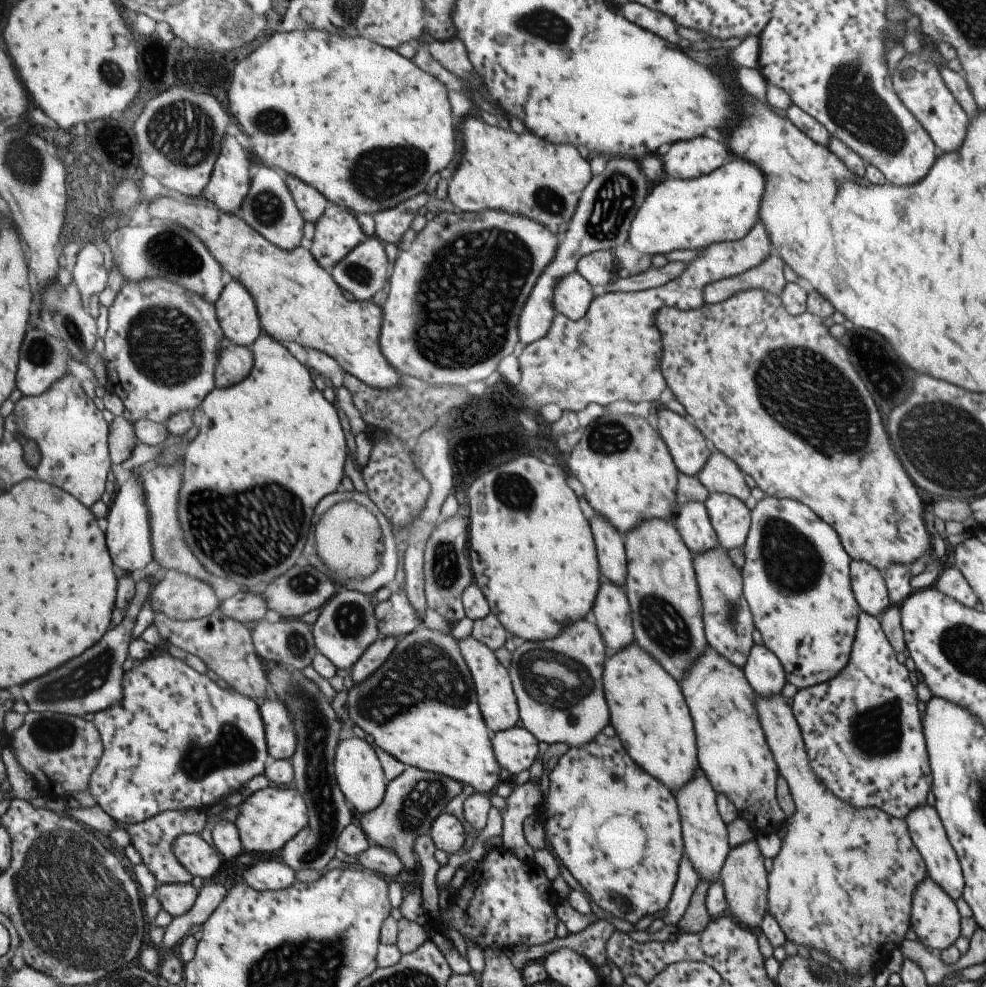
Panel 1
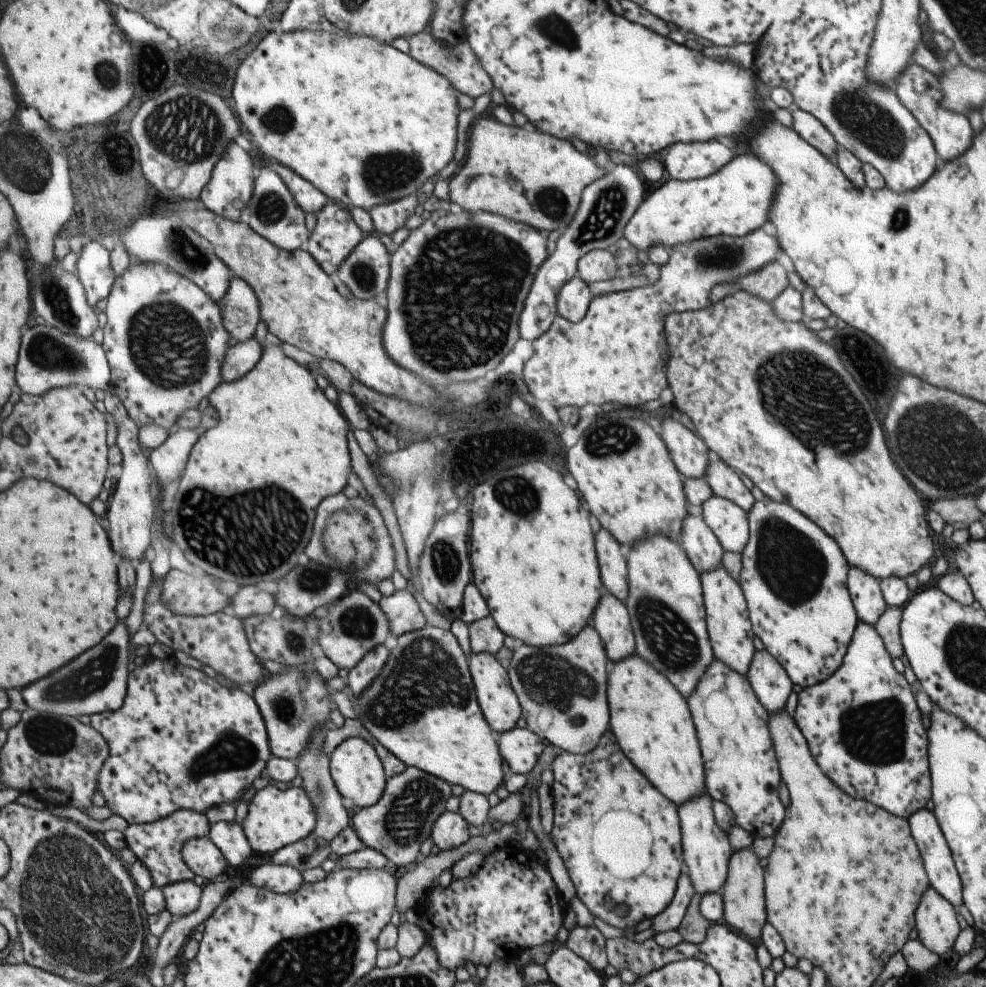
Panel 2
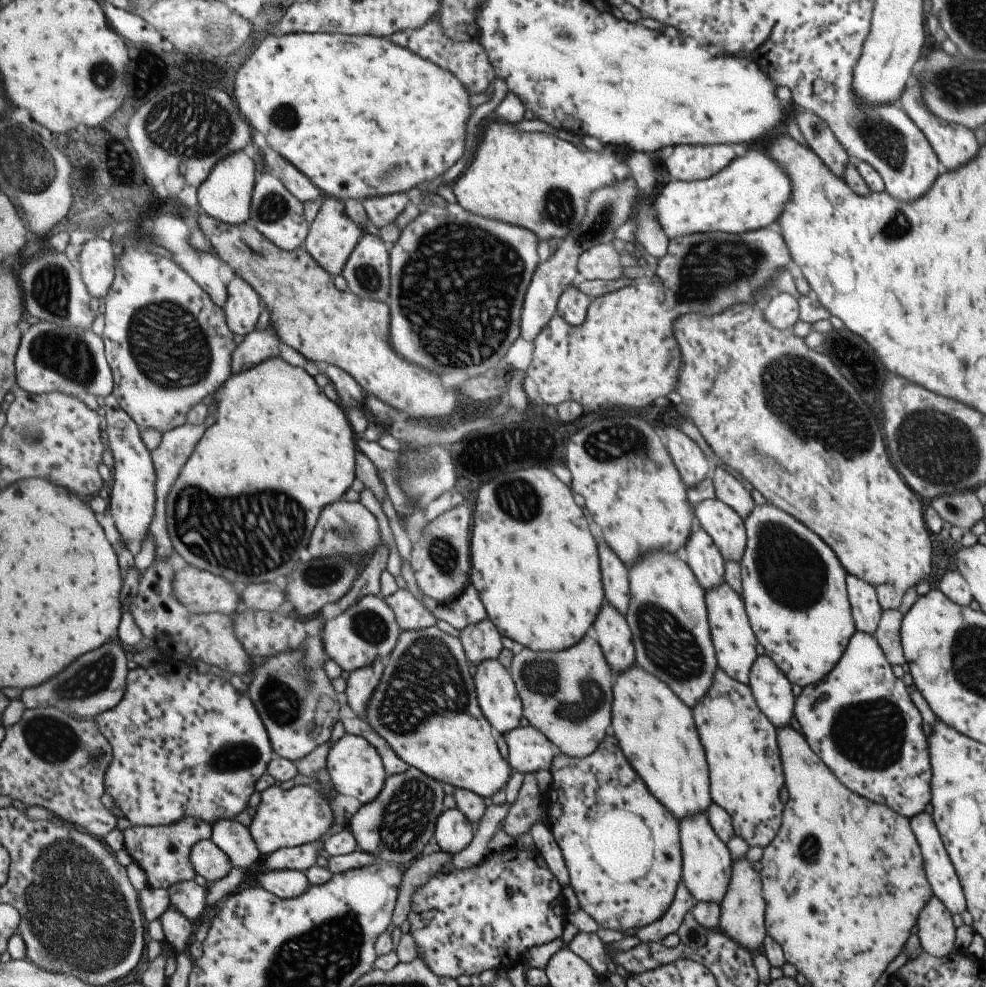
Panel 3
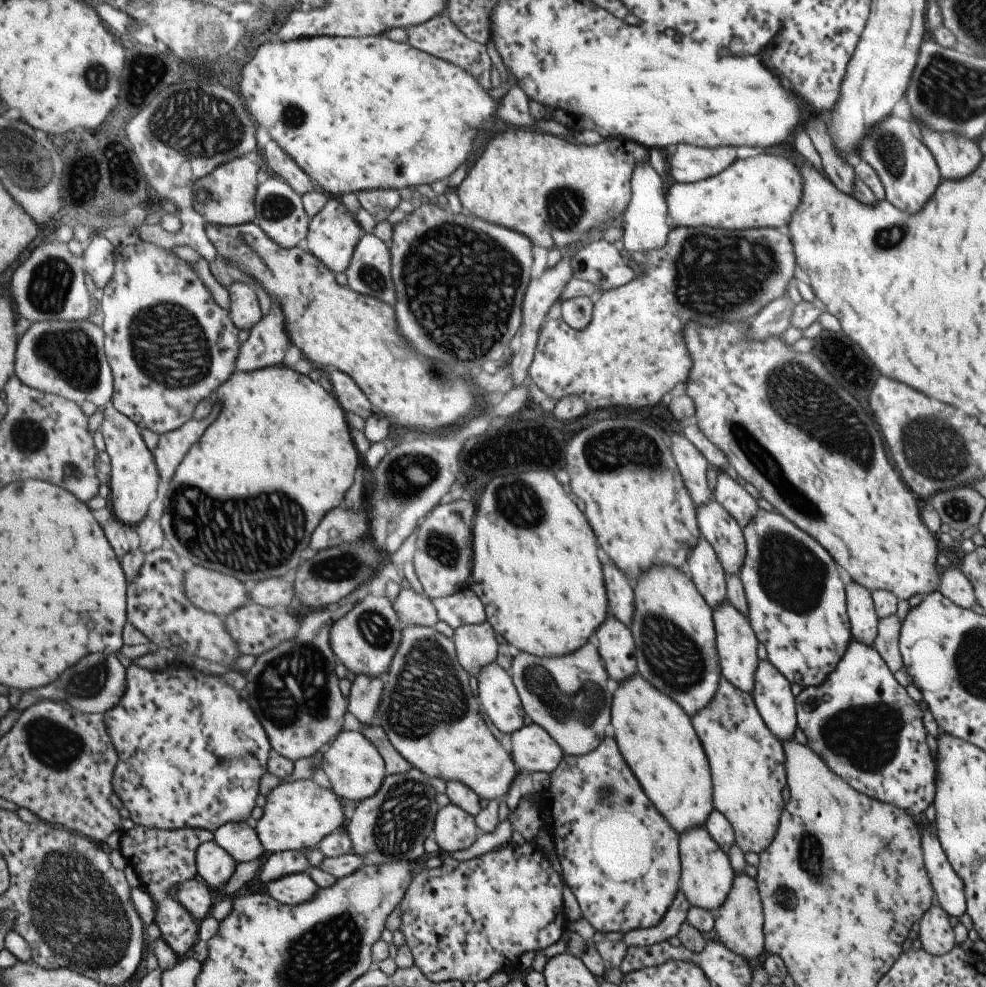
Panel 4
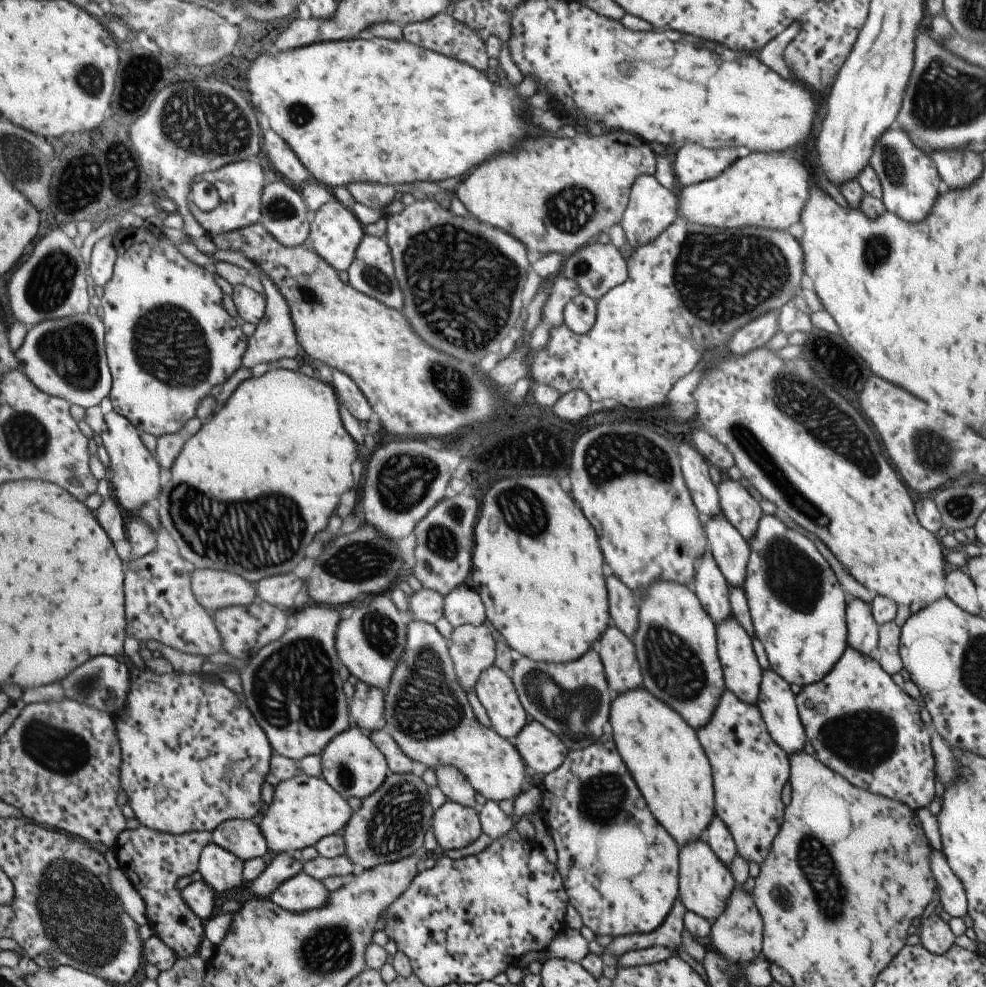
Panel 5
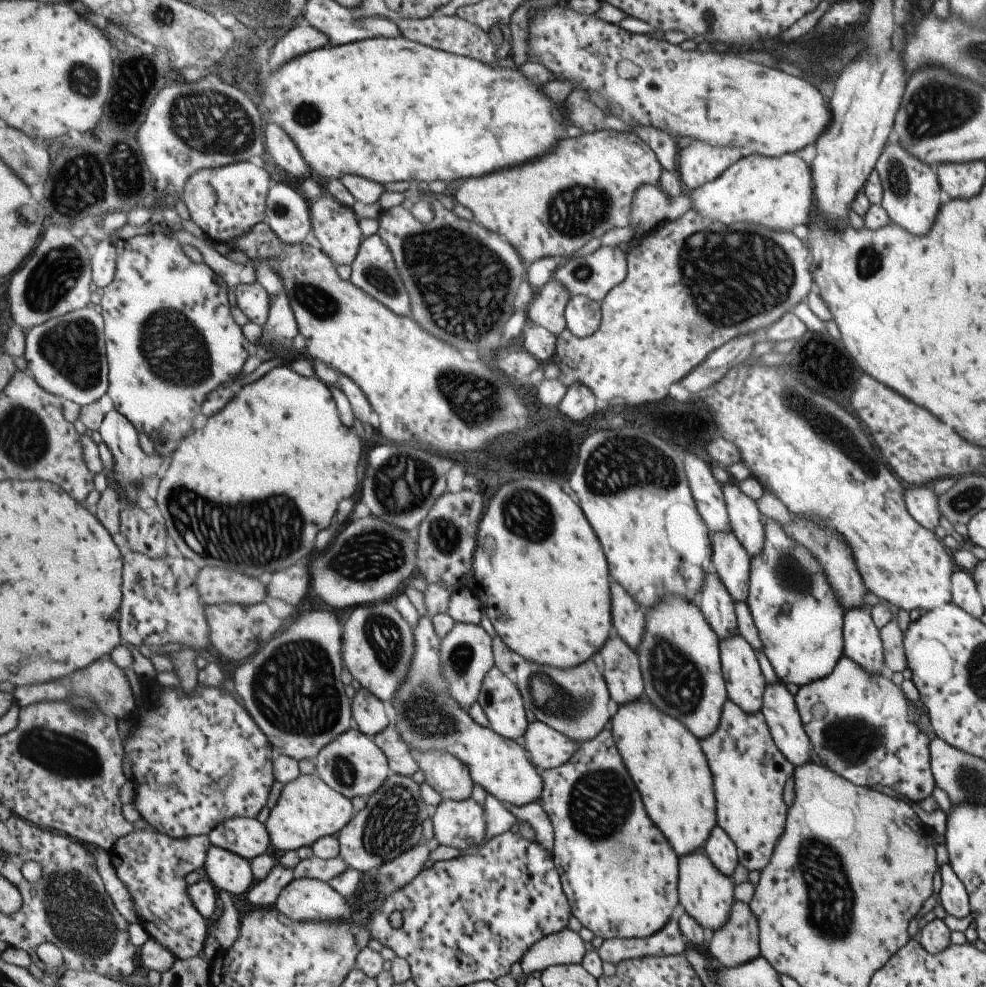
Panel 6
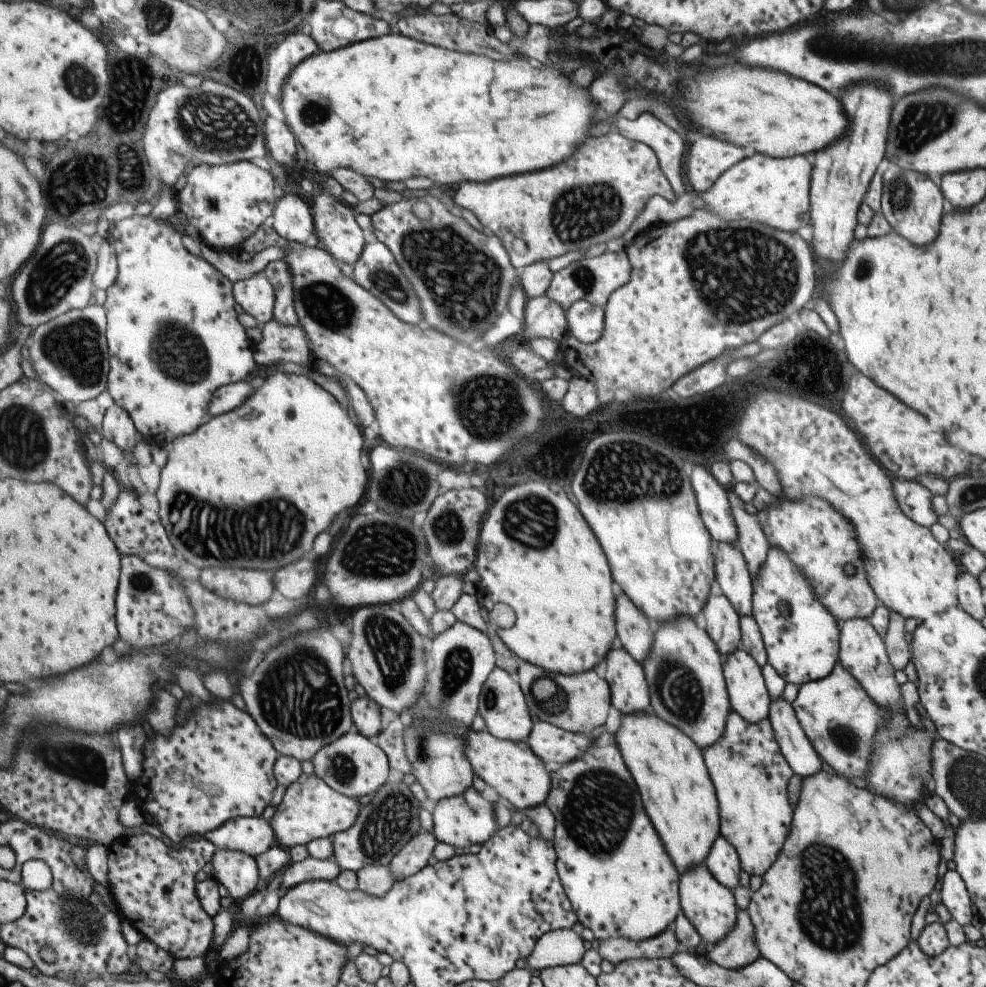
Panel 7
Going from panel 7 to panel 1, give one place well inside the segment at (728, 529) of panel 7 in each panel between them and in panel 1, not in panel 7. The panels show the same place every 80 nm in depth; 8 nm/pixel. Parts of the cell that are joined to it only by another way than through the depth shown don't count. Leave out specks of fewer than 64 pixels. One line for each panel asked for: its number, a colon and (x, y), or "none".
1: (686, 444)
2: (690, 455)
3: (691, 463)
4: (693, 467)
5: (703, 492)
6: (706, 493)

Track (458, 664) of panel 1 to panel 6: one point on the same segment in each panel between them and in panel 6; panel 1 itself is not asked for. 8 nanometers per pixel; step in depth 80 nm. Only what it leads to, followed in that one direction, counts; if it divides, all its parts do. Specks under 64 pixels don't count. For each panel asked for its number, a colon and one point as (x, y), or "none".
2: (423, 706)
3: (456, 746)
4: (428, 710)
5: (428, 712)
6: (428, 716)

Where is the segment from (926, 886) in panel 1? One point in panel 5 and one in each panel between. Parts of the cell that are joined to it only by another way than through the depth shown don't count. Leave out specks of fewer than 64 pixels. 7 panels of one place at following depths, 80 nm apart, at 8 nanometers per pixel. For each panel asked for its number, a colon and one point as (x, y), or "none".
2: (935, 923)
3: (935, 930)
4: (935, 936)
5: (934, 935)

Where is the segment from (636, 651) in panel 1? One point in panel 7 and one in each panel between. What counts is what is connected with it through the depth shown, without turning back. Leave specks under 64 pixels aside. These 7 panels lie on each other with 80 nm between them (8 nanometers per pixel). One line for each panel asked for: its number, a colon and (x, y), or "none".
2: (650, 718)
3: (654, 727)
4: (656, 735)
5: (668, 762)
6: (668, 766)
7: (680, 801)

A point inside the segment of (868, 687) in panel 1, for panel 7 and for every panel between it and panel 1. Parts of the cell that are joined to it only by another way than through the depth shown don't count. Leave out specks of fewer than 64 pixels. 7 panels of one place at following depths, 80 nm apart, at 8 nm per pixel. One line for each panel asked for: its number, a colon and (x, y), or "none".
2: (861, 725)
3: (859, 720)
4: (862, 724)
5: (861, 725)
6: (863, 729)
7: (839, 720)

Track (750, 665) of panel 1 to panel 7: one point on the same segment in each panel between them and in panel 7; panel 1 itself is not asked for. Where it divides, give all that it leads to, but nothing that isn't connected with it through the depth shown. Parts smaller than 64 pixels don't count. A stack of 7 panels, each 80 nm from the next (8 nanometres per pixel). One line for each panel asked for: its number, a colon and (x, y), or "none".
2: (770, 684)
3: (771, 690)
4: (771, 695)
5: (775, 702)
6: (777, 706)
7: (796, 749)

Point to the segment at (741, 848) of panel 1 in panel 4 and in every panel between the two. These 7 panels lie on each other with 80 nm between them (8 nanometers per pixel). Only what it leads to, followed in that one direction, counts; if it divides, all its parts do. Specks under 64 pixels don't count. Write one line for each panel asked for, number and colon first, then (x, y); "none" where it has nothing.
2: (742, 892)
3: (741, 918)
4: (738, 922)

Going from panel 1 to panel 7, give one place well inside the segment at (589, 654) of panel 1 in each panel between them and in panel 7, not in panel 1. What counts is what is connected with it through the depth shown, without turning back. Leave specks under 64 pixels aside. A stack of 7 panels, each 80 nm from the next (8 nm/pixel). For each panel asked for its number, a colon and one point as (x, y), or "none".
2: (563, 688)
3: (570, 701)
4: (568, 695)
5: (572, 699)
6: (575, 701)
7: (580, 703)

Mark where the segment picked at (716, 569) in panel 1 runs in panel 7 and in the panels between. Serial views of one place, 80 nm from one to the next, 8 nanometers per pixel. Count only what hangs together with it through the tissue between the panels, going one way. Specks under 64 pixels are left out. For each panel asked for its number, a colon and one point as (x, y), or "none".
2: (729, 631)
3: (733, 641)
4: (735, 642)
5: (741, 672)
6: (744, 684)
7: (748, 697)

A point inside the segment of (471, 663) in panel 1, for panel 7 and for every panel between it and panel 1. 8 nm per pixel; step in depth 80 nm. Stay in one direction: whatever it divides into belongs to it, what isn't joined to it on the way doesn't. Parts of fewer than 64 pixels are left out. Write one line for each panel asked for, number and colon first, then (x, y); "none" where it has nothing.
2: (500, 703)
3: (498, 695)
4: (499, 697)
5: (496, 690)
6: (501, 699)
7: (503, 706)

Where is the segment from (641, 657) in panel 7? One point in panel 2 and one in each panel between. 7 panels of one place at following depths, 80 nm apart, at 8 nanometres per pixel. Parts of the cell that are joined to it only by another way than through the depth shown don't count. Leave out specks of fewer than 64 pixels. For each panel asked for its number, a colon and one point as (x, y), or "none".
2: (615, 575)
3: (614, 571)
4: (620, 596)
5: (623, 609)
6: (629, 620)

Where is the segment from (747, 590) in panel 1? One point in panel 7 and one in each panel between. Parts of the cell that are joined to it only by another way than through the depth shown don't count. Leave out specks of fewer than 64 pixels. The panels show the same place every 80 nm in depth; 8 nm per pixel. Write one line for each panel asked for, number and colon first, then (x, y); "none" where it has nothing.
2: (793, 577)
3: (793, 587)
4: (796, 603)
5: (797, 608)
6: (798, 619)
7: (800, 638)

